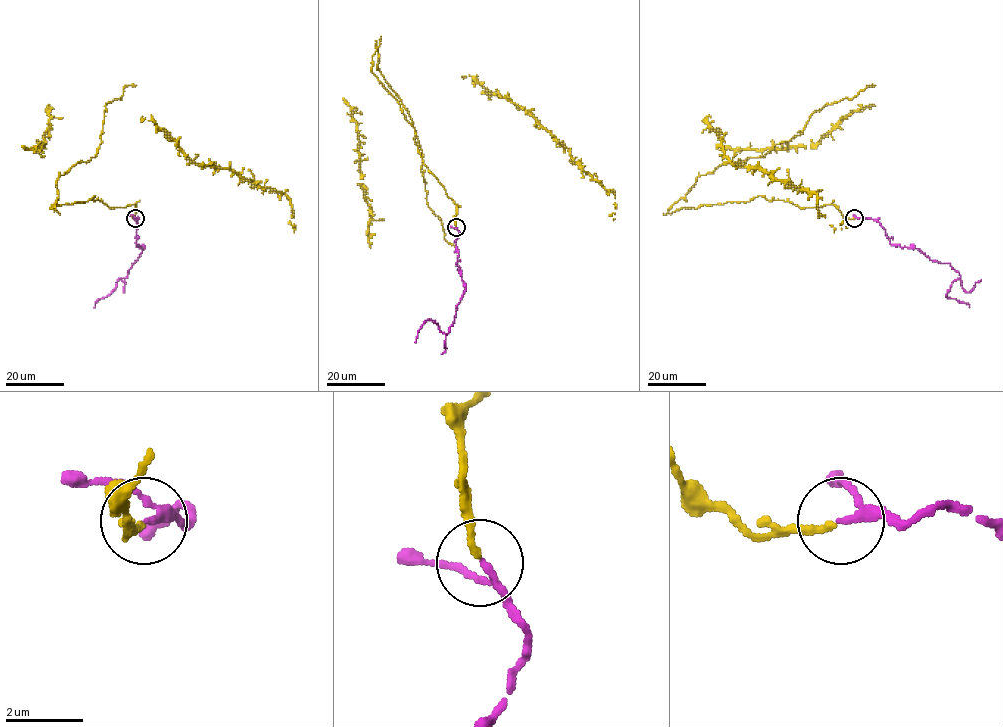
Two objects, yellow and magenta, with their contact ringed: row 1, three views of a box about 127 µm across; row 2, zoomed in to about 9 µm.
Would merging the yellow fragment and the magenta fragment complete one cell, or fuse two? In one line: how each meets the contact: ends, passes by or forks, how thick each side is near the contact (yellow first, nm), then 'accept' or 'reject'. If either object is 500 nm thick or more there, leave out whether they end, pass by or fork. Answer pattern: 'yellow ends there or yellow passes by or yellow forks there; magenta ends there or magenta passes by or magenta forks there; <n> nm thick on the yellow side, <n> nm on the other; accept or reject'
yellow ends there; magenta passes by; 170 nm thick on the yellow side, 140 nm on the other; accept

